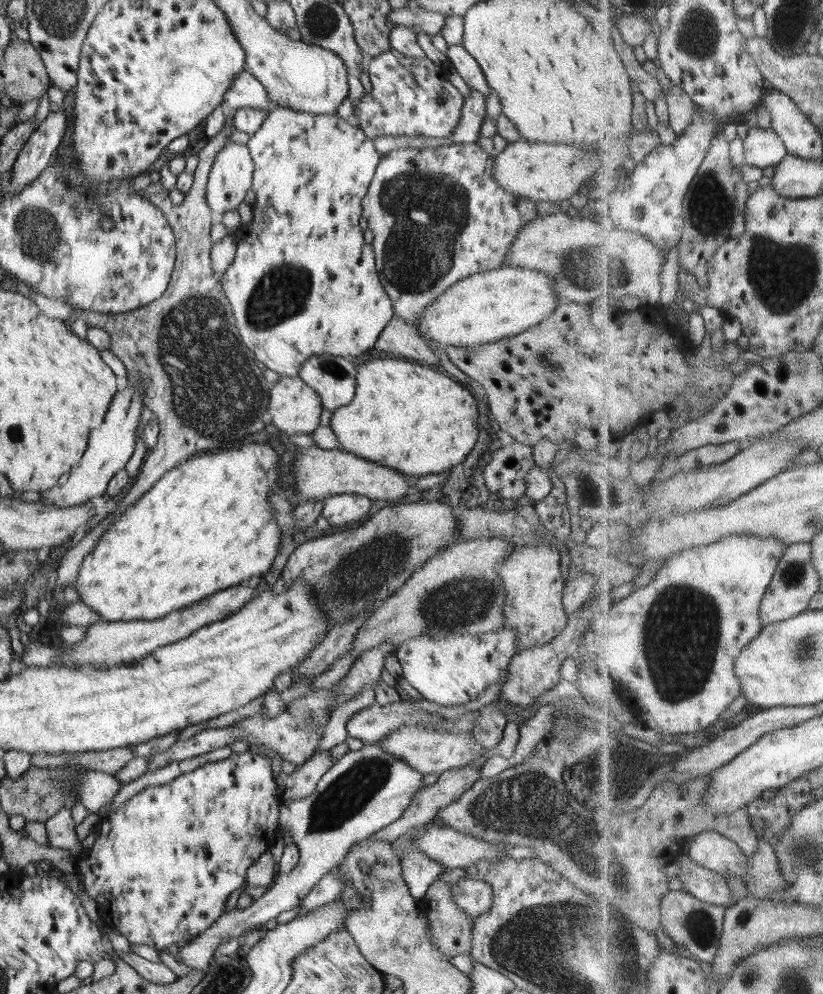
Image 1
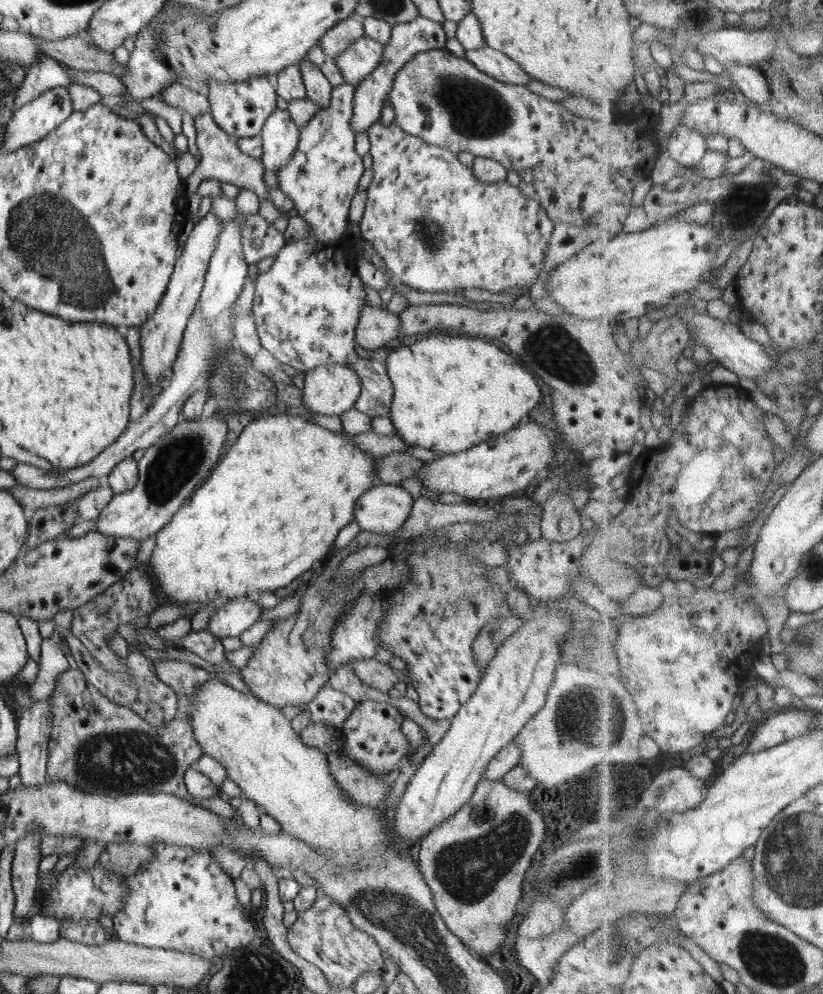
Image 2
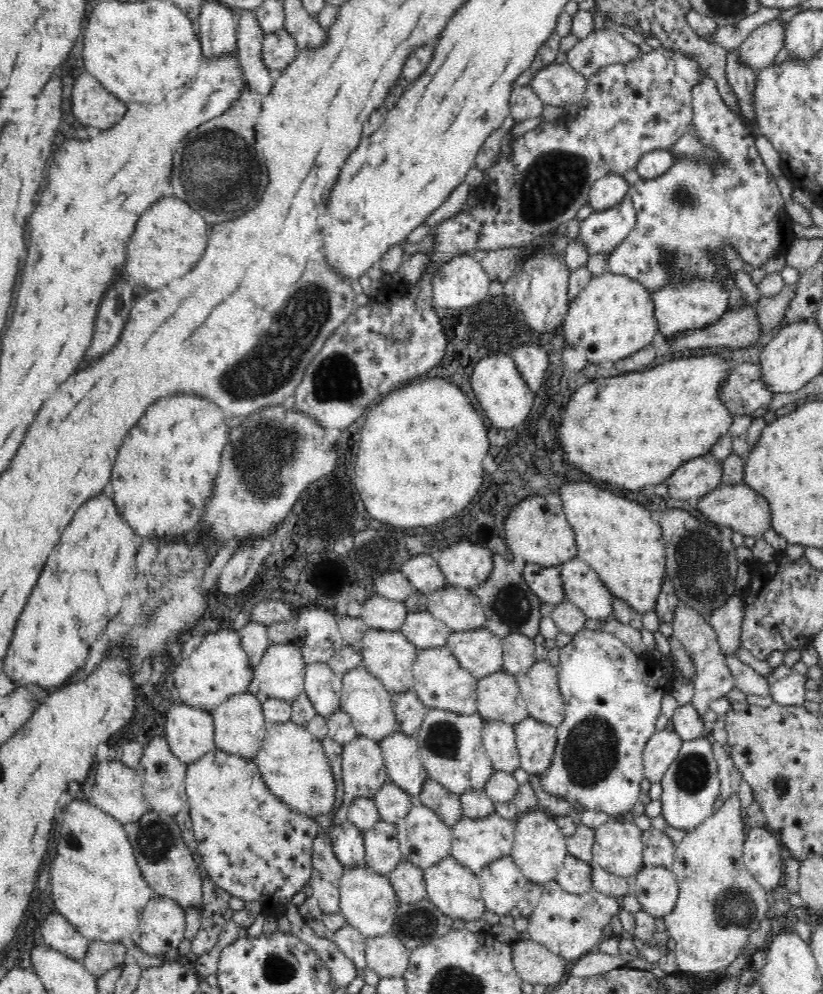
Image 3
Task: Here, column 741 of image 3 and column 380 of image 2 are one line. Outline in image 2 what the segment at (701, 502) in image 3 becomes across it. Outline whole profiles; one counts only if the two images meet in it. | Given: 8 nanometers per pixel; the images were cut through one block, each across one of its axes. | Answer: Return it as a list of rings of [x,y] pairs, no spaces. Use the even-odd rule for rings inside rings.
[[[400,484],[376,485],[356,500],[354,518],[362,530],[385,534],[402,527],[414,499]]]

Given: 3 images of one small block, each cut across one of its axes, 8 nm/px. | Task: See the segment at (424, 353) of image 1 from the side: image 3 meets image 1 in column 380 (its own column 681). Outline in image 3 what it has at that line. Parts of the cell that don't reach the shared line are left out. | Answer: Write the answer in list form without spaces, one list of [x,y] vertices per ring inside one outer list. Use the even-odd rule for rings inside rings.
[[[754,307],[733,308],[726,311],[718,322],[702,328],[690,330],[680,336],[665,340],[674,352],[694,350],[694,348],[729,347],[746,348],[754,345],[763,334]]]

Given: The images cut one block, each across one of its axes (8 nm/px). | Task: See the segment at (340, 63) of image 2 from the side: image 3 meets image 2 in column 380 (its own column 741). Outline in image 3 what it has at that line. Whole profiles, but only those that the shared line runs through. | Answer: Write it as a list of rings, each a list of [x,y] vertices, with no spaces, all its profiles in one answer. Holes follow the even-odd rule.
[[[772,19],[755,28],[740,46],[738,57],[754,70],[774,64],[774,57],[784,47],[786,23]]]

